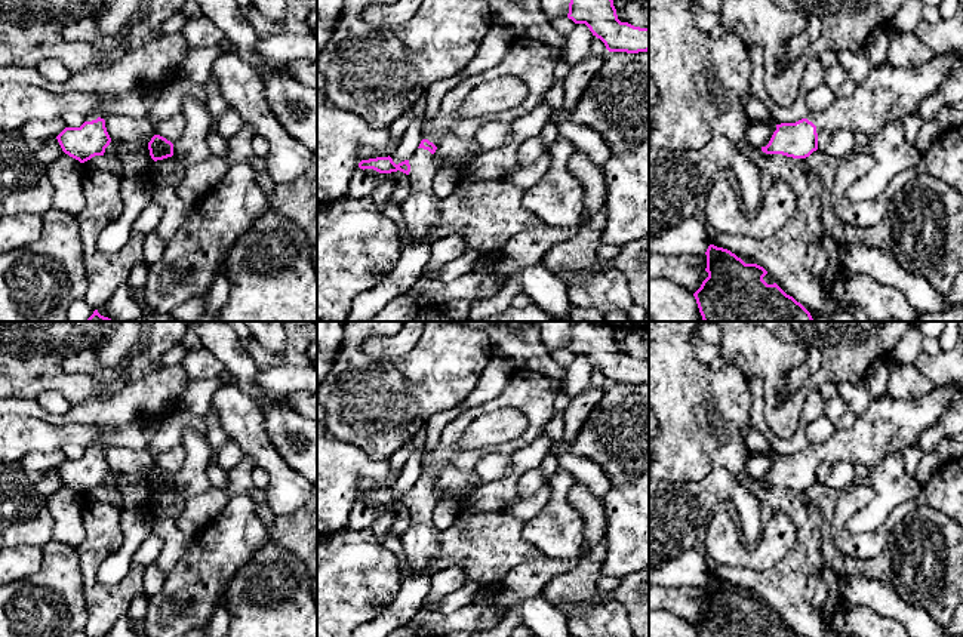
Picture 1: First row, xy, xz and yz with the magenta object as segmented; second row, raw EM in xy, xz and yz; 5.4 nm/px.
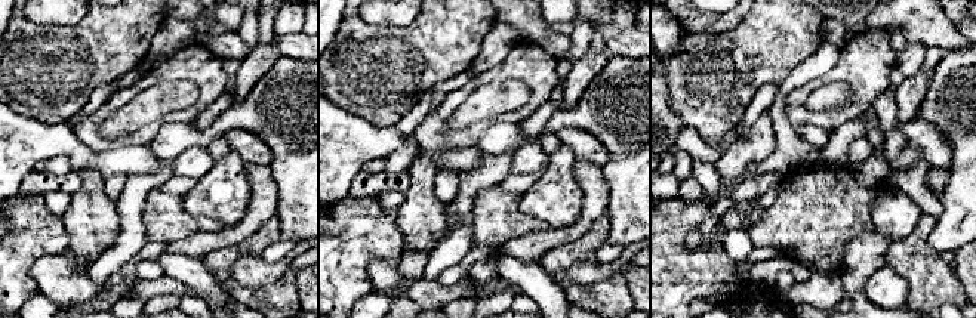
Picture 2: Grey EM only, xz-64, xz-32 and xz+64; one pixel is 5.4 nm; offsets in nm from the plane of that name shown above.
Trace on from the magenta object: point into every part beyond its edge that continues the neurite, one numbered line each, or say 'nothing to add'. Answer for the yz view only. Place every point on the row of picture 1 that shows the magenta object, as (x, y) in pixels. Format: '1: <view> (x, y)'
1: yz (888, 94)

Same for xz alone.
1: xz (421, 211)

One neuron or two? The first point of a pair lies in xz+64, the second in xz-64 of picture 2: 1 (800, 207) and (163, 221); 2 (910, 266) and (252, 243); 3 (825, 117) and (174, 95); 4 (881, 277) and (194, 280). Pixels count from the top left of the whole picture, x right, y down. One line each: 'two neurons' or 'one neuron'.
1: one neuron
2: one neuron
3: two neurons
4: one neuron

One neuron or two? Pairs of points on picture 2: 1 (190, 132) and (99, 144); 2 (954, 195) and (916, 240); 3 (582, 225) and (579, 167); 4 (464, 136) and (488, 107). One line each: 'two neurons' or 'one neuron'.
1: two neurons
2: two neurons
3: one neuron
4: two neurons

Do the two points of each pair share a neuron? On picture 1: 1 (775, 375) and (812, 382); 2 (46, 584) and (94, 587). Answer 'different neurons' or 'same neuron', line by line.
1: same neuron
2: different neurons

